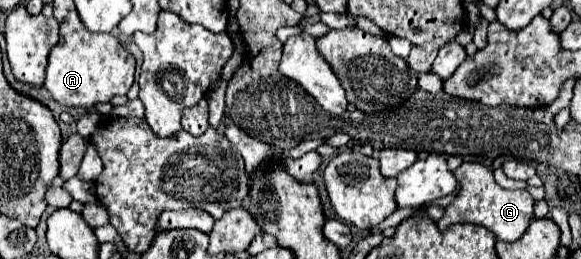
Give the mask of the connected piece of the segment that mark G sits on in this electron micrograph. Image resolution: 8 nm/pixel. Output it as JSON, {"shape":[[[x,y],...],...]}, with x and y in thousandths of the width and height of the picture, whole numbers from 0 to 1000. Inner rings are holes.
{"shape":[[[799,625],[792,649],[785,649],[781,680],[795,710],[795,726],[768,803],[764,834],[750,857],[757,888],[768,888],[775,865],[785,865],[785,857],[812,857],[847,888],[857,927],[871,927],[871,934],[892,927],[909,888],[909,865],[919,842],[919,772],[905,734],[861,726],[850,703],[847,649],[819,625]]]}

